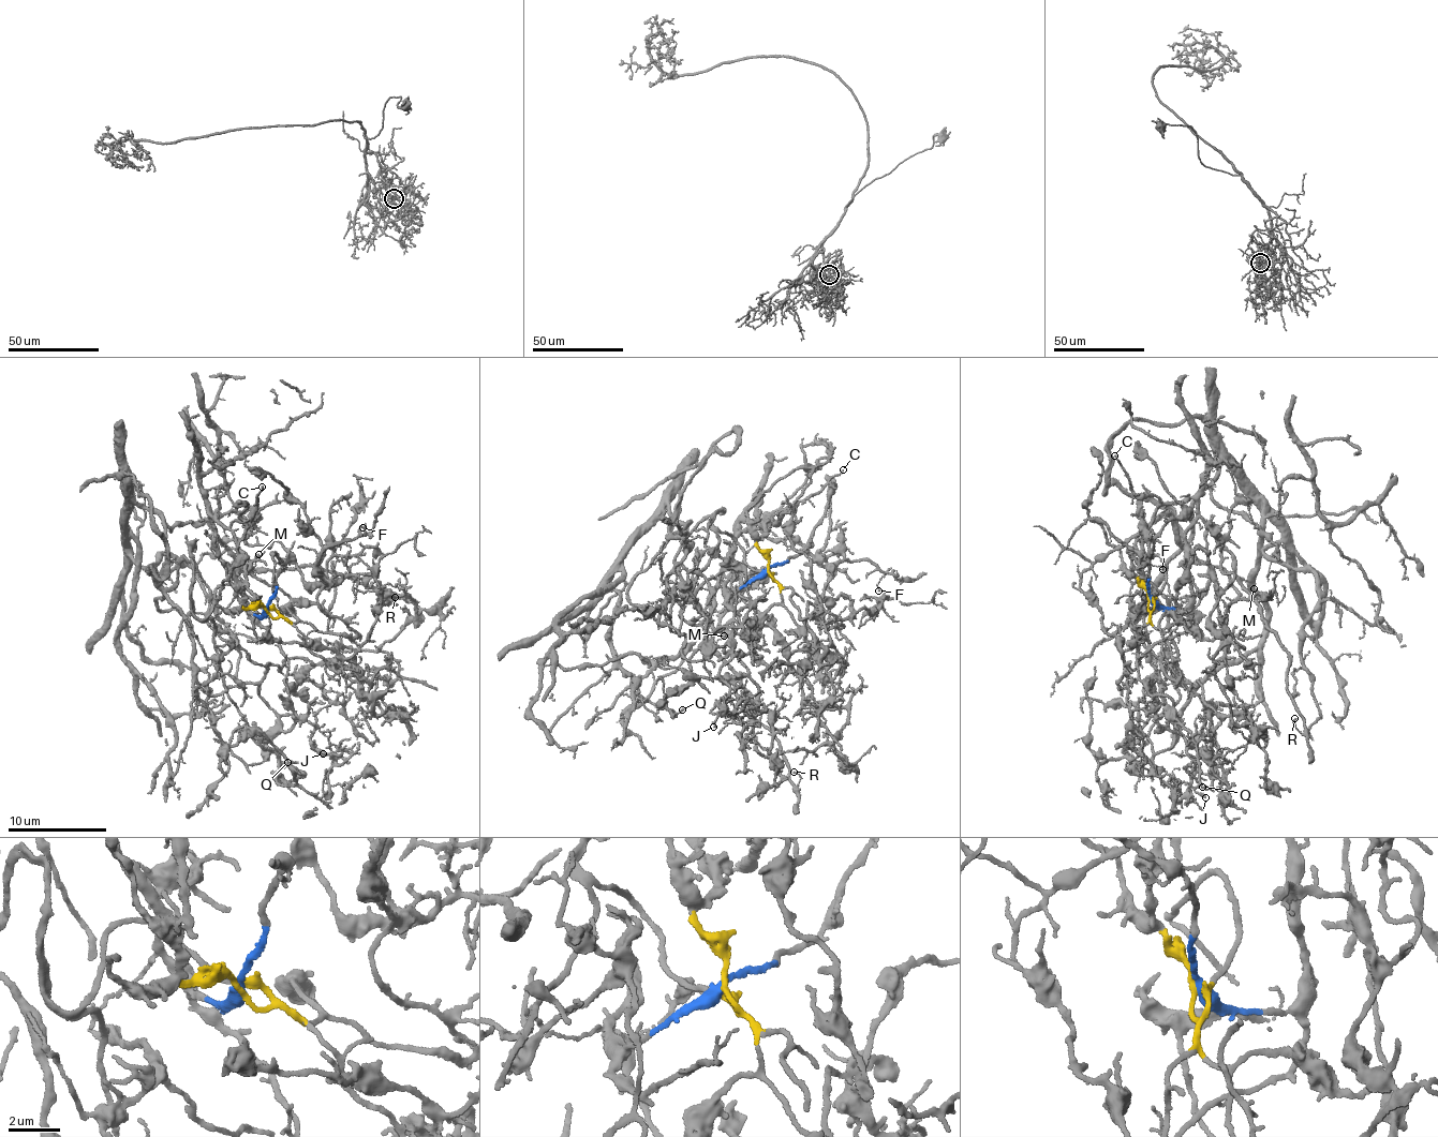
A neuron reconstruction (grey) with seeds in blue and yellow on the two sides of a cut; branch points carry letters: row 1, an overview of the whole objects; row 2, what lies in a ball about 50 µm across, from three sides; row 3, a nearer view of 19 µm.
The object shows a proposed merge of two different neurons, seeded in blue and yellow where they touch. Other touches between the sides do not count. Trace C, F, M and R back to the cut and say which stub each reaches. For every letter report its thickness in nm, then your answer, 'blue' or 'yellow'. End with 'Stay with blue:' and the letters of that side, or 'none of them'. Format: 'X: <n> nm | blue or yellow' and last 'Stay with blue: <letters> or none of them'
C: 100 nm | blue
F: 100 nm | yellow
M: 90 nm | blue
R: 120 nm | blue
Stay with blue: C, M, R

